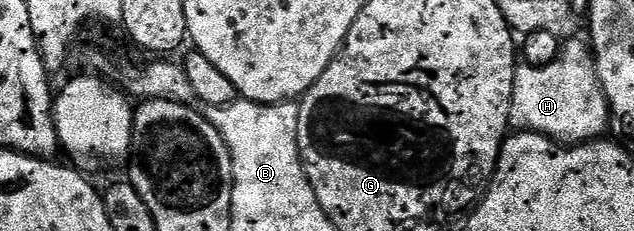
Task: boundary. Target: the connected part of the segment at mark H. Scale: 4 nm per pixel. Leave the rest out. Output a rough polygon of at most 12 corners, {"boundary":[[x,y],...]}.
{"boundary":[[586,39],[516,67],[509,121],[574,146],[611,107]]}

